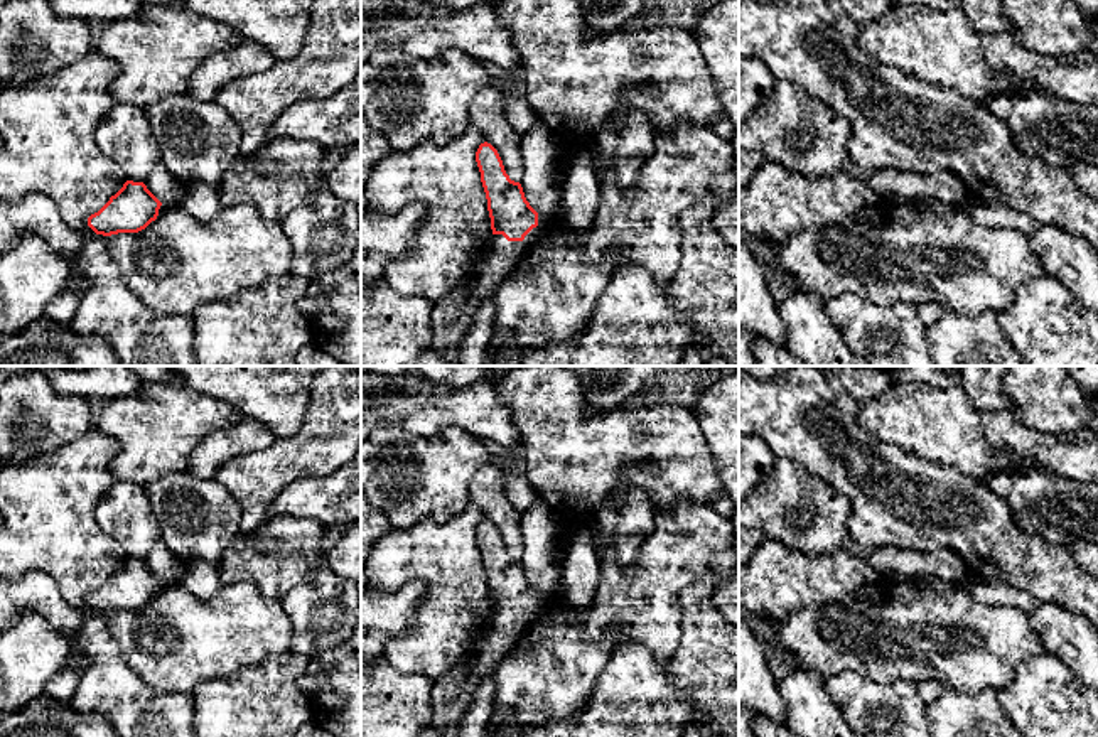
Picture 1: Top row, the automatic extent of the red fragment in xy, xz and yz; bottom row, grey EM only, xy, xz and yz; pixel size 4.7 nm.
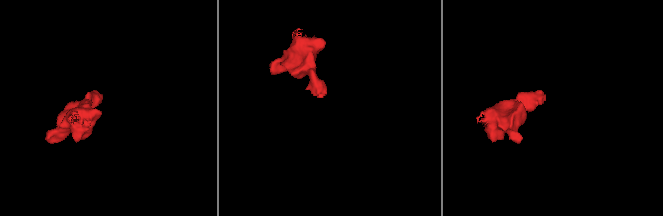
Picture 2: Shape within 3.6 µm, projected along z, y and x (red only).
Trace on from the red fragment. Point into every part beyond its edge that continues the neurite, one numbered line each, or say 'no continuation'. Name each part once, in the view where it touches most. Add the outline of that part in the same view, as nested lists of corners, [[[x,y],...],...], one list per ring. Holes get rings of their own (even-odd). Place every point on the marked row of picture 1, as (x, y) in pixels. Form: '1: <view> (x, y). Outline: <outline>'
1: xz (452, 316). Outline: [[[538,216],[538,226],[533,228],[523,241],[508,241],[503,234],[491,234],[484,246],[474,253],[474,263],[464,282],[442,300],[435,302],[432,314],[432,344],[447,359],[459,363],[459,346],[472,325],[481,302],[516,270],[525,255],[543,243],[545,231],[557,216]]]

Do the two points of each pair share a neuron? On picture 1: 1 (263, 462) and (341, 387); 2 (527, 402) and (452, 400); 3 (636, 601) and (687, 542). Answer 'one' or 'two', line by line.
1: one
2: two
3: one

